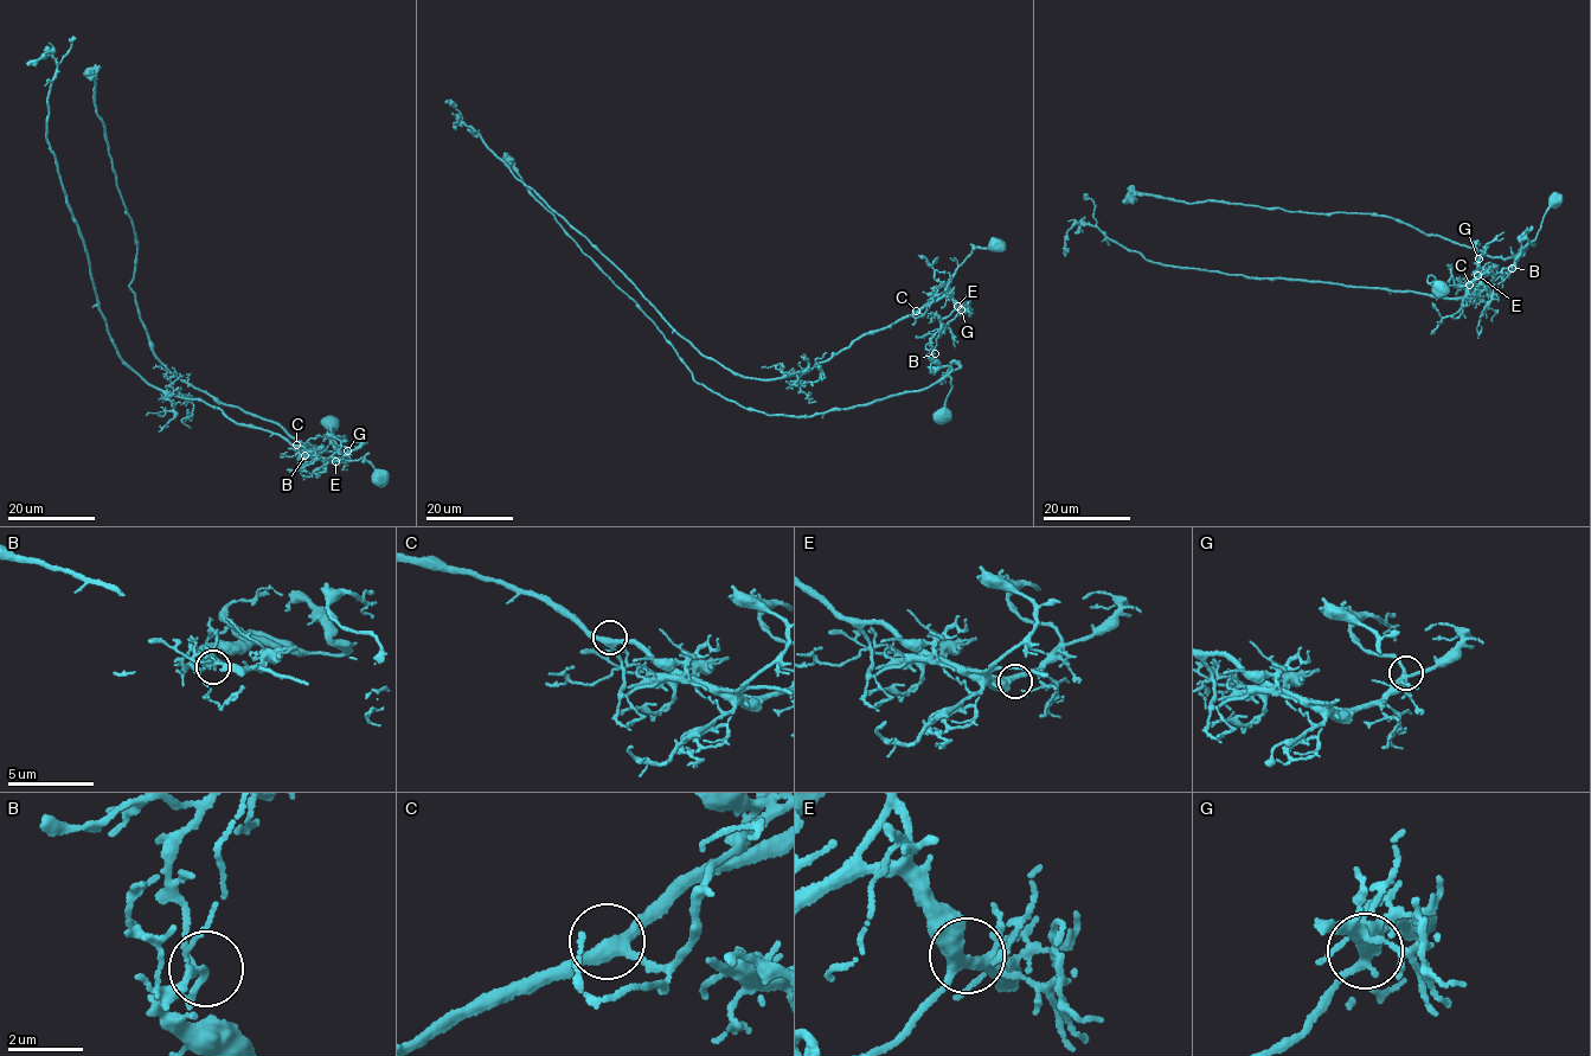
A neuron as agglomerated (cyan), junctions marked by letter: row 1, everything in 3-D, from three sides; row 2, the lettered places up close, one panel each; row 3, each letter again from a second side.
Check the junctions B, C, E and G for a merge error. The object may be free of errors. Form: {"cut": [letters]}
{"cut": ["B"]}

